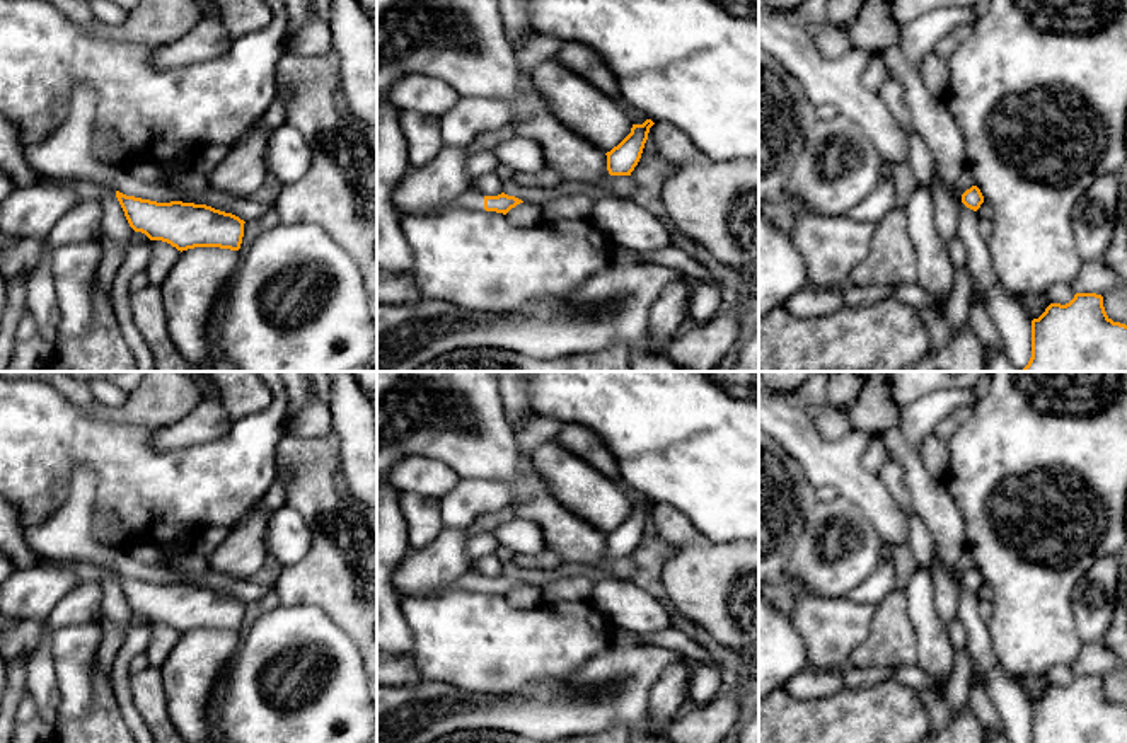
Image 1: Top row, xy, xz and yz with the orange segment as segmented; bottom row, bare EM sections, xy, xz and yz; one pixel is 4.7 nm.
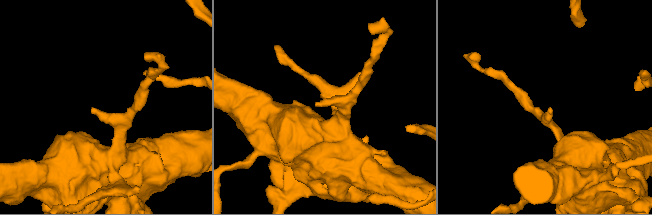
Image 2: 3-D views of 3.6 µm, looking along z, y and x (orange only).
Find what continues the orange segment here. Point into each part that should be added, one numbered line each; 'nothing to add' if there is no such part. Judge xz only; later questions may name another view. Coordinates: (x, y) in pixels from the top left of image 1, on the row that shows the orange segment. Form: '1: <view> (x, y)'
1: xz (473, 200)

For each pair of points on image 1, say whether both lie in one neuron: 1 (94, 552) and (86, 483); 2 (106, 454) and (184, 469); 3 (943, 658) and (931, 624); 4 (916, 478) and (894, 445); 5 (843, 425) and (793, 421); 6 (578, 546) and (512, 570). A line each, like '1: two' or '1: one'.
1: one
2: one
3: one
4: one
5: two
6: two

